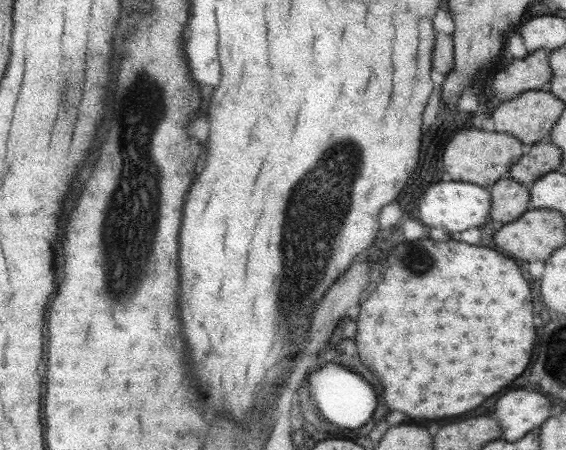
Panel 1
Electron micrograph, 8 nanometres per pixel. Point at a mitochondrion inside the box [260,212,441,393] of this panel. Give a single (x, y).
(417, 261)

